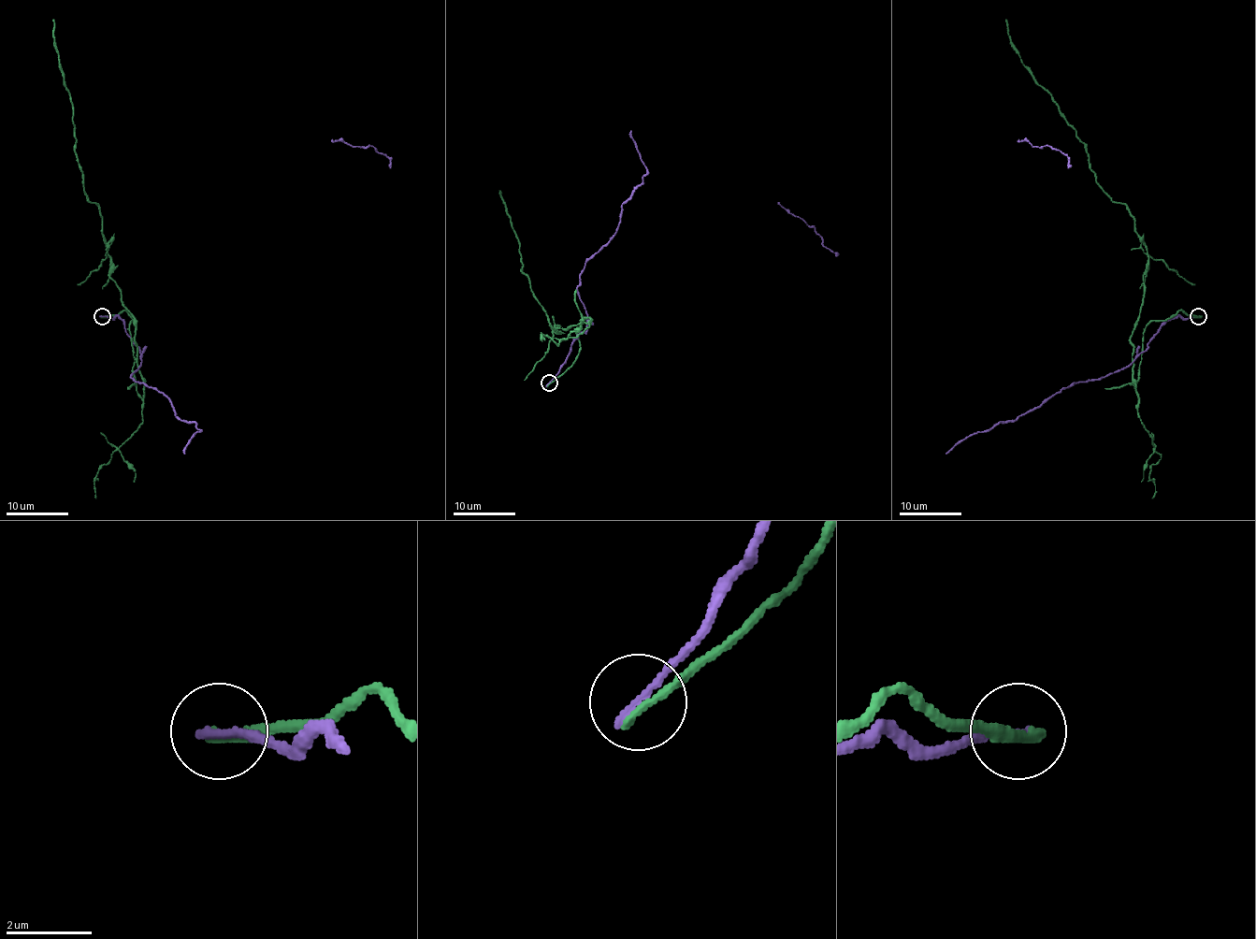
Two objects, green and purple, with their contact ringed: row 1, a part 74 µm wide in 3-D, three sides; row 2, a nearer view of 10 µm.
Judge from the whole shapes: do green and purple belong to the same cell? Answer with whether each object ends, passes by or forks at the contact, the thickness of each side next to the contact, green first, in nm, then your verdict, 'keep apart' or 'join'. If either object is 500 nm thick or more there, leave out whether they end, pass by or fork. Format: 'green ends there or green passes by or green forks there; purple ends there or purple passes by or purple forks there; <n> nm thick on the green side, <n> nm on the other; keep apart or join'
green ends there; purple ends there; 280 nm thick on the green side, 240 nm on the other; keep apart

